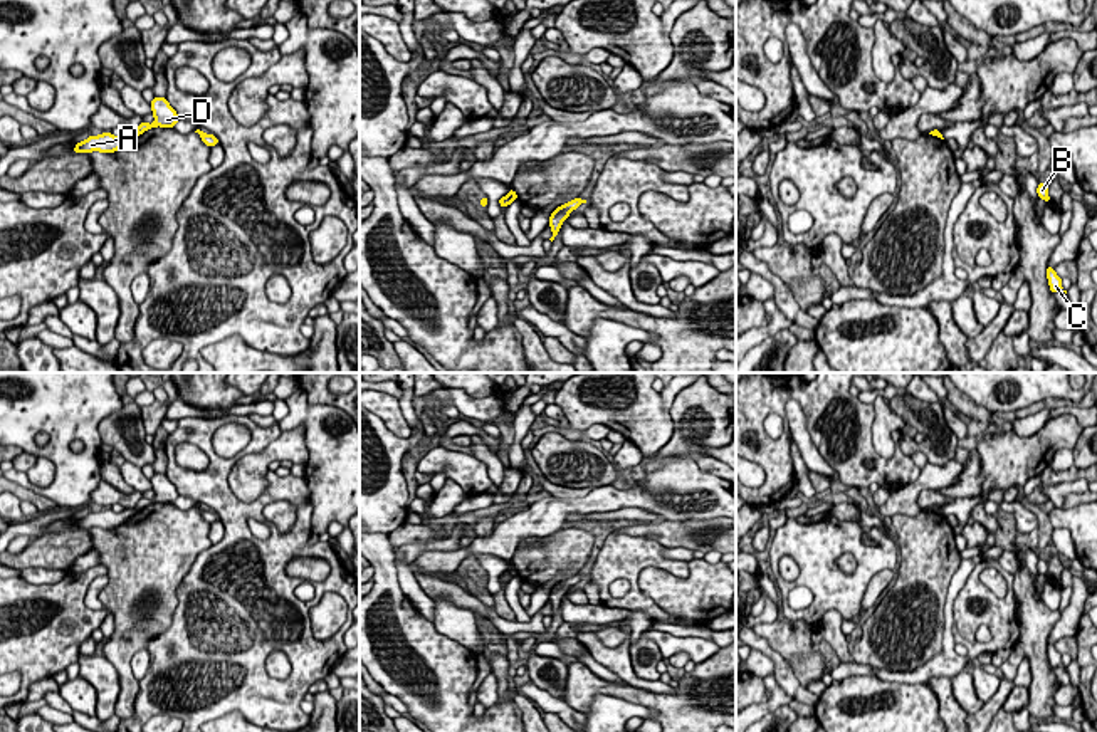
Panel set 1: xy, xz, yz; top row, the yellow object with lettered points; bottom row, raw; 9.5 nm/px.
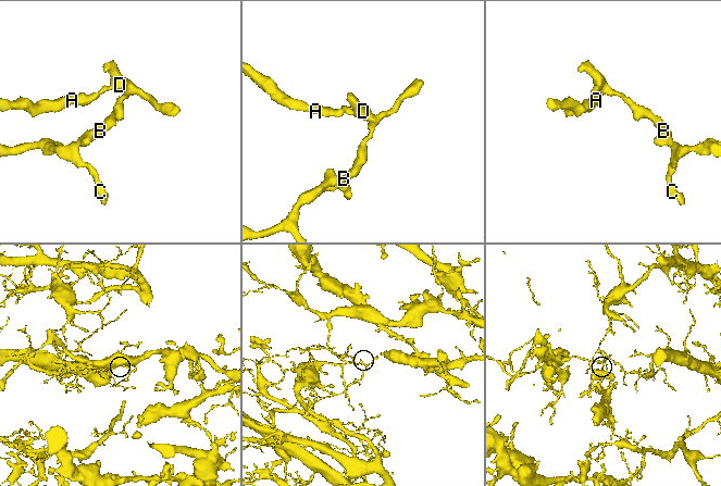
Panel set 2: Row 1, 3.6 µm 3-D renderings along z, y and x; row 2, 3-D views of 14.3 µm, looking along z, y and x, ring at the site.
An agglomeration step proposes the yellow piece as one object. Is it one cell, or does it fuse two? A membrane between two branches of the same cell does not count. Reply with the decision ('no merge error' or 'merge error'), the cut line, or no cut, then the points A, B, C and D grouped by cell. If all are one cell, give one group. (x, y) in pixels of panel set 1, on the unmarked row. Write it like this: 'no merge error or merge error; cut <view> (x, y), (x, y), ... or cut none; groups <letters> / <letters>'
merge error; cut xz (508, 571), (511, 576); groups A / B C D

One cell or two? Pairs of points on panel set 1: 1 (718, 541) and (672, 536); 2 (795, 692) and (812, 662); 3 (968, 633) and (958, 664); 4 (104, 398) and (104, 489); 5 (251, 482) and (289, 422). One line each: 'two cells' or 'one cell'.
1: one cell
2: two cells
3: two cells
4: two cells
5: two cells

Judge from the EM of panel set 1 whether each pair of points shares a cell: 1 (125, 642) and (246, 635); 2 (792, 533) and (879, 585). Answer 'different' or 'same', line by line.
1: different
2: different

